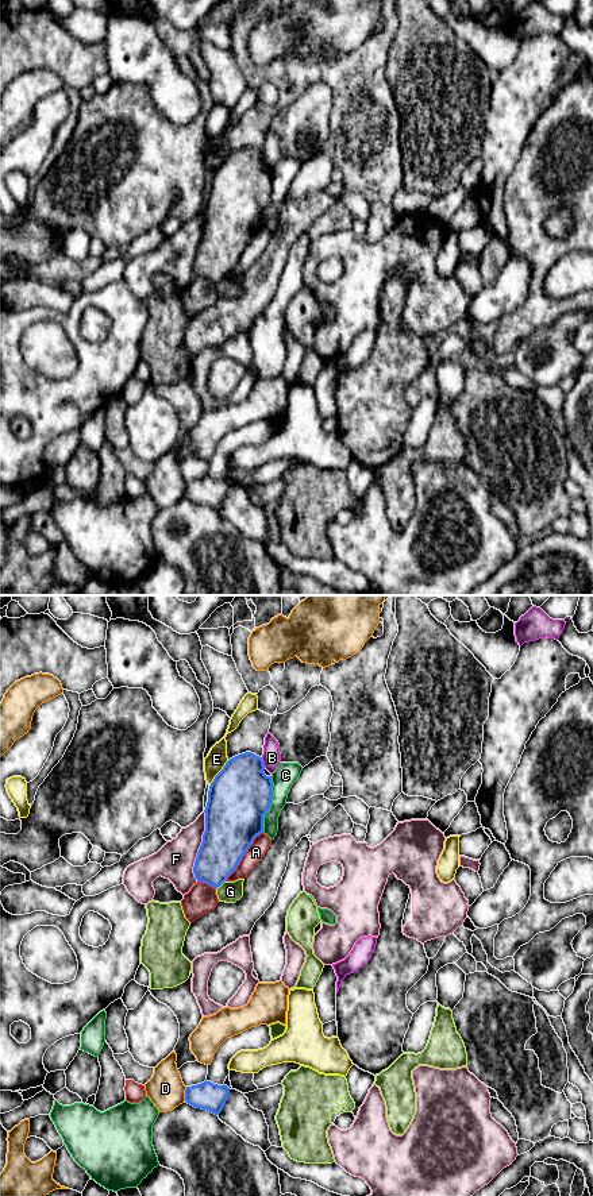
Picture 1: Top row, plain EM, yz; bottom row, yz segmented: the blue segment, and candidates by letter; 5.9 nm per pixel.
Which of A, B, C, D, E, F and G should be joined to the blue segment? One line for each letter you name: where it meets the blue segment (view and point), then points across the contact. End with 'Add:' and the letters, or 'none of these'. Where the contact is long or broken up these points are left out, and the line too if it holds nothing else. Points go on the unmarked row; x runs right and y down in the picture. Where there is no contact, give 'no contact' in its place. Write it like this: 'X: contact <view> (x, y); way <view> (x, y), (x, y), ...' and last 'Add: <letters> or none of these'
Add: none of these

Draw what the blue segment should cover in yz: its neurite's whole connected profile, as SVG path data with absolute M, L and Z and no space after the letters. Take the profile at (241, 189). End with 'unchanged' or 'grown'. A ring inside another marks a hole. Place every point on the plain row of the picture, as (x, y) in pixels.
M246 147L230 154L209 181L205 208L205 227L193 269L197 277L220 282L236 265L254 234L263 228L263 211L273 193L272 171L266 171L262 153Z | unchanged

